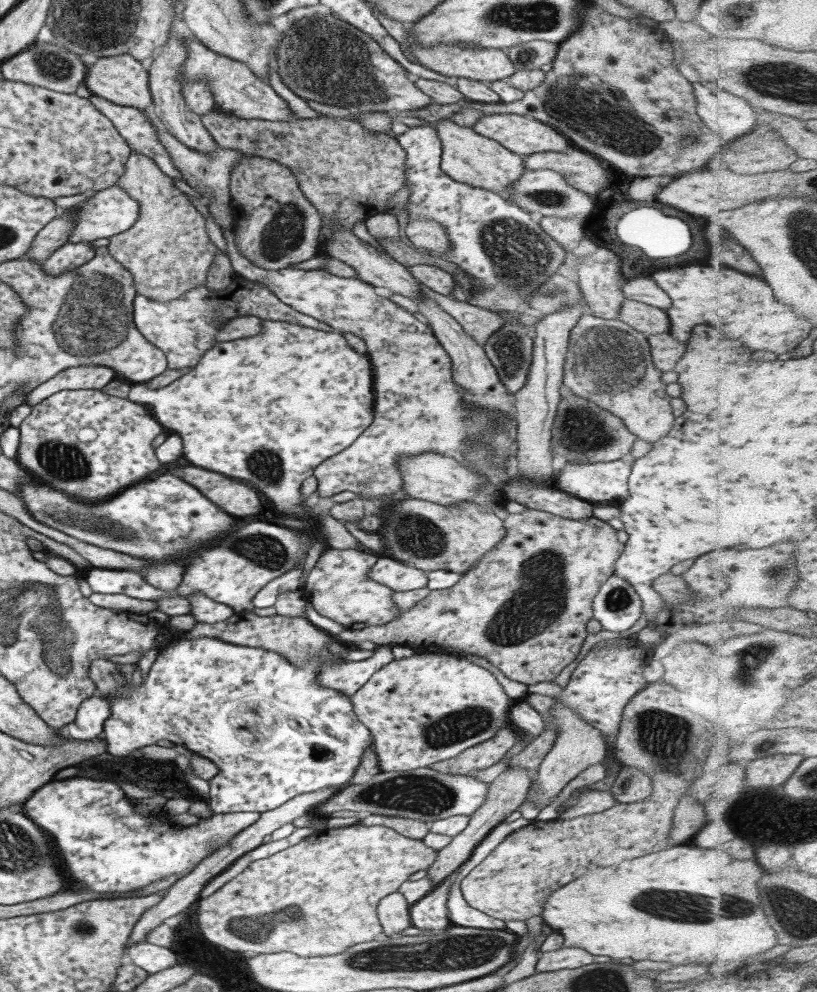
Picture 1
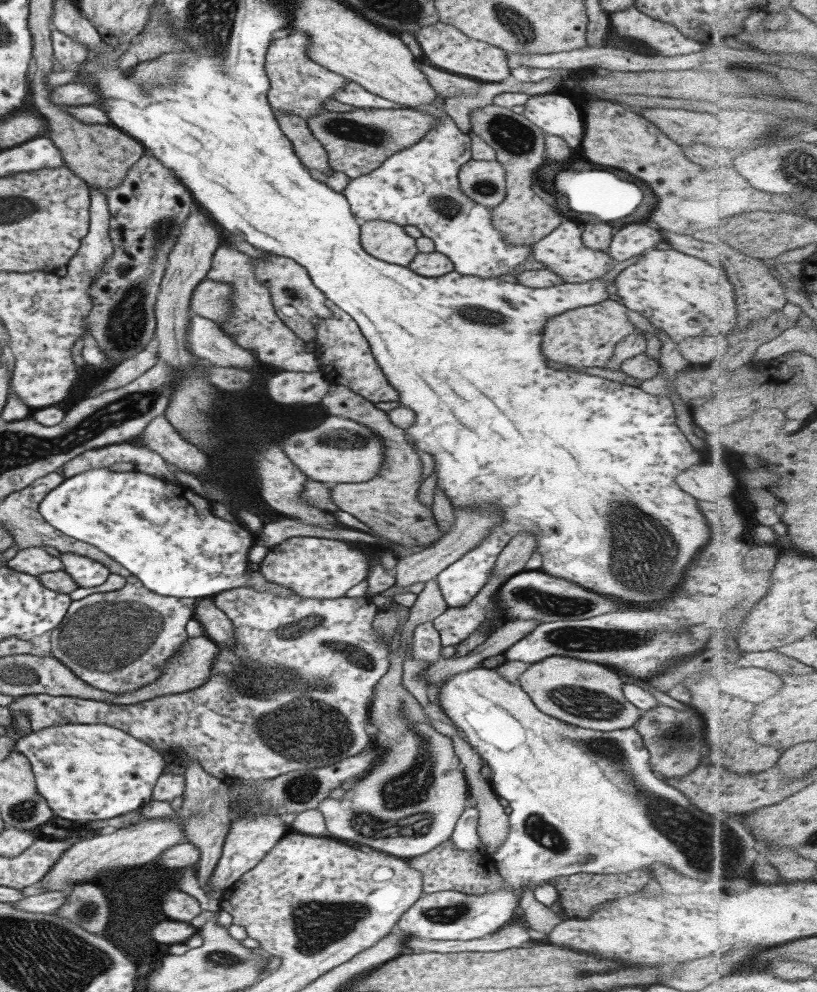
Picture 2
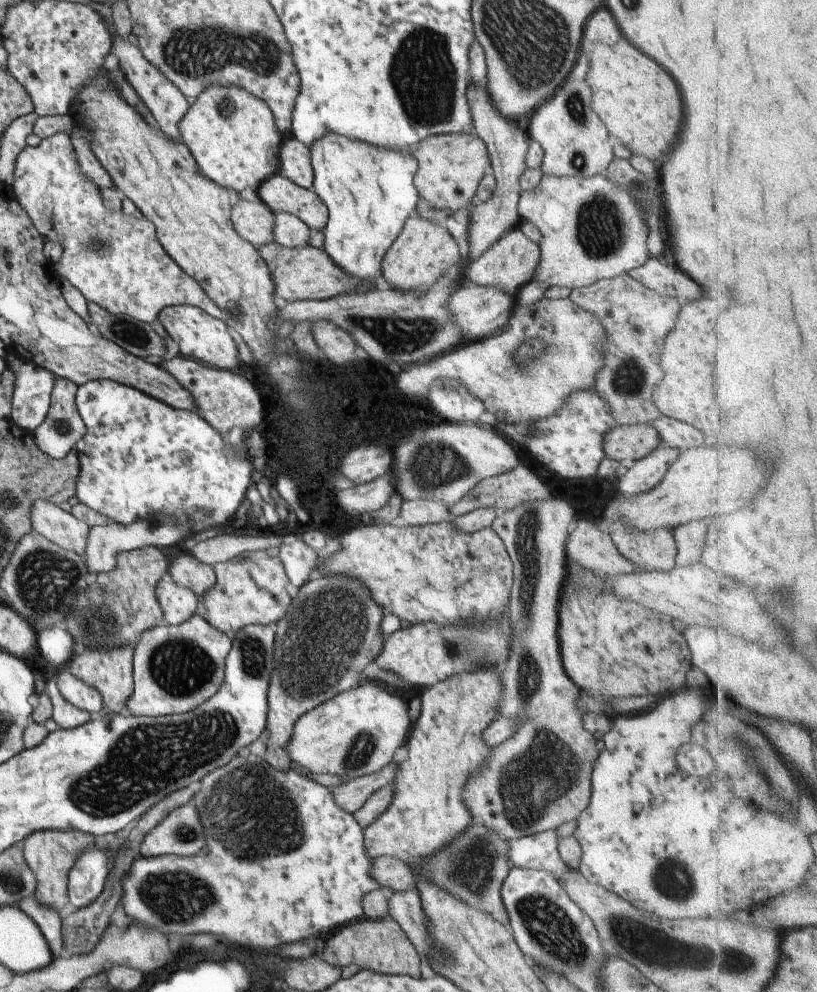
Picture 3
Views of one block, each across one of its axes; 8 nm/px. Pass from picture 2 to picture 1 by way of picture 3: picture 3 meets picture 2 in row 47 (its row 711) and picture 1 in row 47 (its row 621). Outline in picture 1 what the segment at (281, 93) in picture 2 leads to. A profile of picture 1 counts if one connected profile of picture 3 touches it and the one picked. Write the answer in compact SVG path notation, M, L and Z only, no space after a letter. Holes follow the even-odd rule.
M331 15L302 17L296 22L291 22L277 44L273 65L282 84L285 84L293 95L305 102L313 101L327 106L347 108L351 114L399 112L409 116L433 103L429 96L407 80L406 71L401 65L385 53L369 35Z

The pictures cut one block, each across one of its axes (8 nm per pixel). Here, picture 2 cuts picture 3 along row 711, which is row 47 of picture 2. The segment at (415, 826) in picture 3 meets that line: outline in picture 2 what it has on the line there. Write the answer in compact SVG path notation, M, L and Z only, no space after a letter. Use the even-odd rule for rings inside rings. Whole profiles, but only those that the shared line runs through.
M437 21L433 25L419 28L414 38L423 57L429 60L432 66L447 73L462 75L483 83L500 82L510 75L504 50L486 42L473 40L451 25Z

